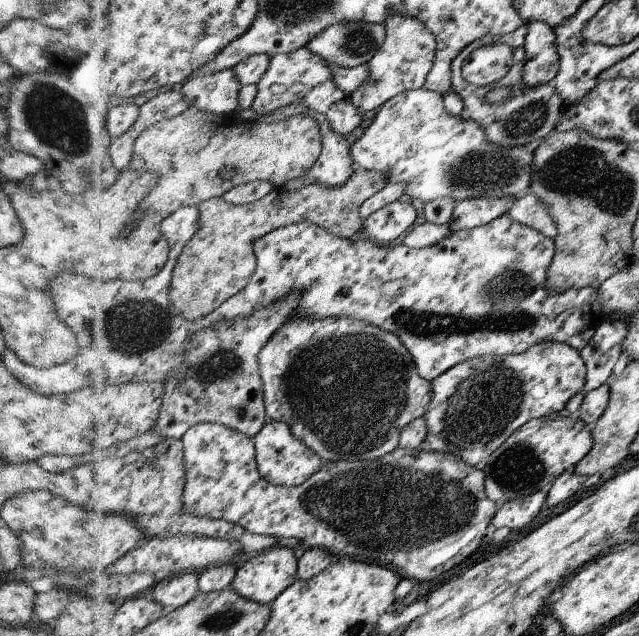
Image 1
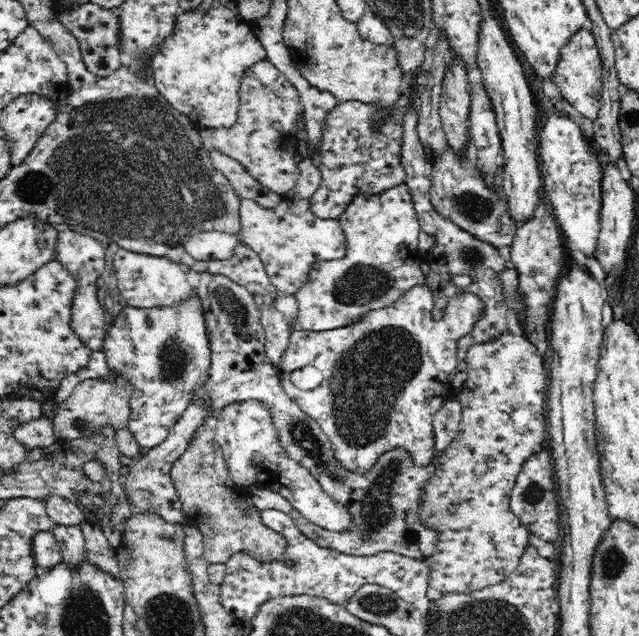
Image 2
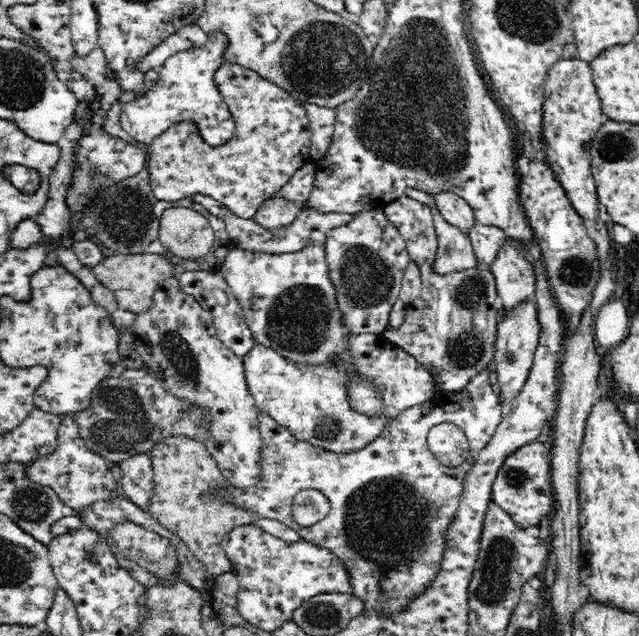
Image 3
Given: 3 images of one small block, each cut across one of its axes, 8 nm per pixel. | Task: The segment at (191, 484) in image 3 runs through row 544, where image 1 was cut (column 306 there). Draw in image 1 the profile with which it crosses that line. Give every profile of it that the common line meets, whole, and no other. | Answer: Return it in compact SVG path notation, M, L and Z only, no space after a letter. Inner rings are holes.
M359 169L358 174L352 174L350 180L342 186L328 188L324 184L310 184L310 186L296 190L296 192L289 192L284 186L276 186L275 190L262 201L248 205L232 204L225 201L224 197L208 200L200 206L200 230L190 240L185 252L182 252L182 256L178 260L171 292L172 303L178 308L178 312L182 316L186 314L188 320L199 320L209 316L212 312L216 312L222 304L243 292L252 283L260 263L256 253L256 242L280 228L308 222L326 228L328 232L332 232L342 239L352 238L362 229L360 214L362 204L365 204L366 200L369 200L376 192L381 192L387 184L386 180L388 180L388 176L384 172Z

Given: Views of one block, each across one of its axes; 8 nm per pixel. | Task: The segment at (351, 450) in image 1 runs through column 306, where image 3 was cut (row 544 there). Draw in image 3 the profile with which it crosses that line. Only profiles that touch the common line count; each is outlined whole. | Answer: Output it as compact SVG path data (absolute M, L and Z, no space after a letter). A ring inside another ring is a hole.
M491 370L482 371L462 390L451 393L440 391L414 406L405 408L396 414L382 428L382 432L358 452L348 454L330 453L326 450L300 440L289 428L280 424L265 410L258 412L258 432L260 433L260 450L258 465L260 478L252 486L236 486L223 479L218 484L202 490L202 497L210 501L222 501L233 507L254 511L259 517L273 518L284 522L296 530L304 540L321 548L332 550L334 555L350 564L350 573L354 577L353 593L363 598L367 611L380 609L384 613L396 613L410 596L414 596L432 581L440 571L445 549L442 534L456 514L463 480L478 458L480 451L486 448L497 426L502 422L503 400L492 381ZM442 422L460 424L469 440L469 452L462 464L454 467L444 466L434 457L428 447L428 432ZM308 486L324 489L332 500L328 516L312 524L302 526L293 515L296 495Z

